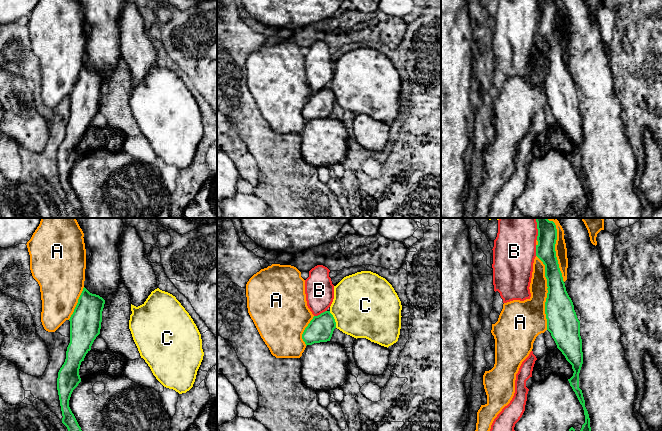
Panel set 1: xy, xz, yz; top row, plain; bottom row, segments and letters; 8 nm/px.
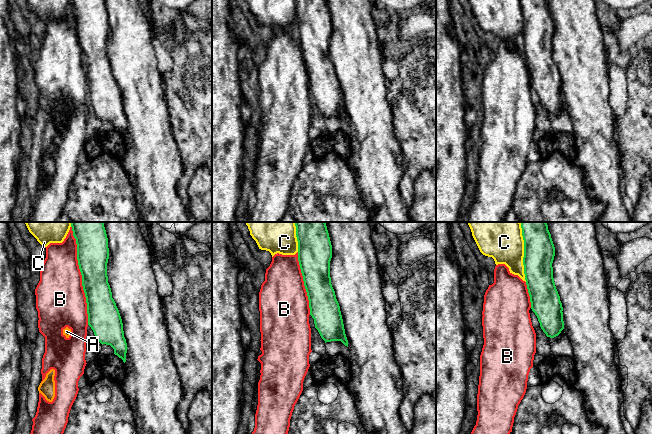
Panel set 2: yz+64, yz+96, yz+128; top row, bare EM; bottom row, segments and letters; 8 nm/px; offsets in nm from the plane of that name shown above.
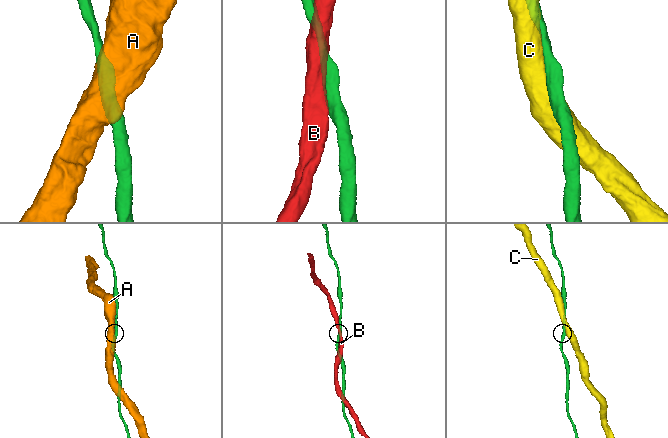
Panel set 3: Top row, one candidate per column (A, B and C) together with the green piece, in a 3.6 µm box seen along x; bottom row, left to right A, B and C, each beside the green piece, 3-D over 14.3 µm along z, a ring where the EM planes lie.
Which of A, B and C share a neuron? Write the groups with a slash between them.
A B / C

